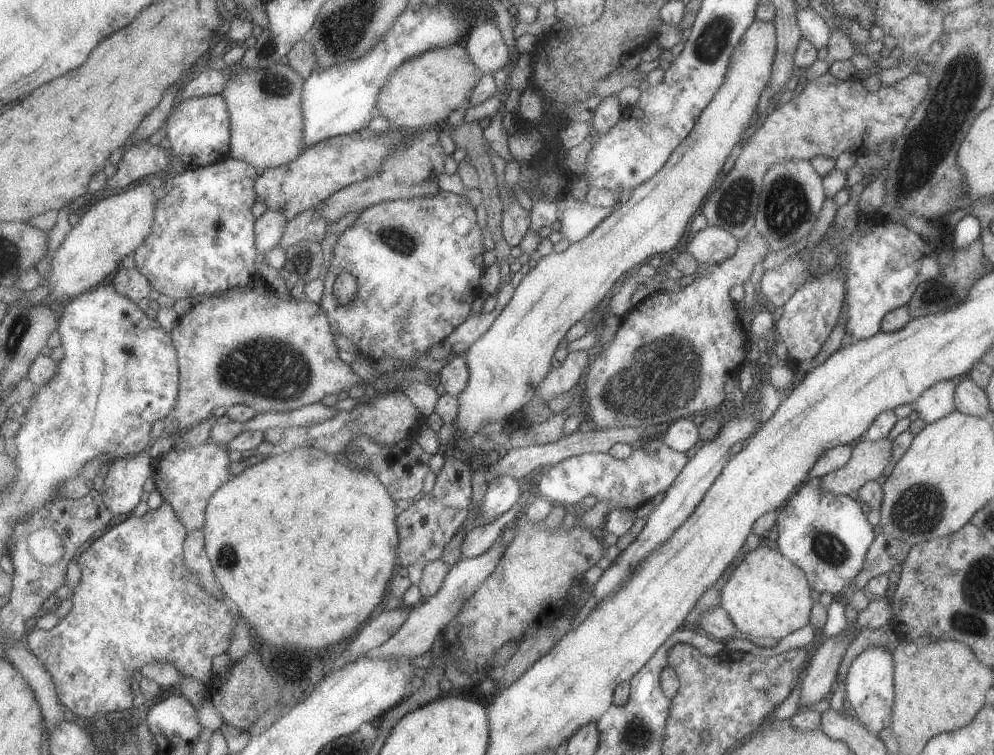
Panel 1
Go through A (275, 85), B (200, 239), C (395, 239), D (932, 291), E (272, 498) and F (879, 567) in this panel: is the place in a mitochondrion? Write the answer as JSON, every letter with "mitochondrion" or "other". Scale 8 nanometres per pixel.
{"A":"mitochondrion","B":"mitochondrion","C":"mitochondrion","D":"mitochondrion","E":"other","F":"other"}

